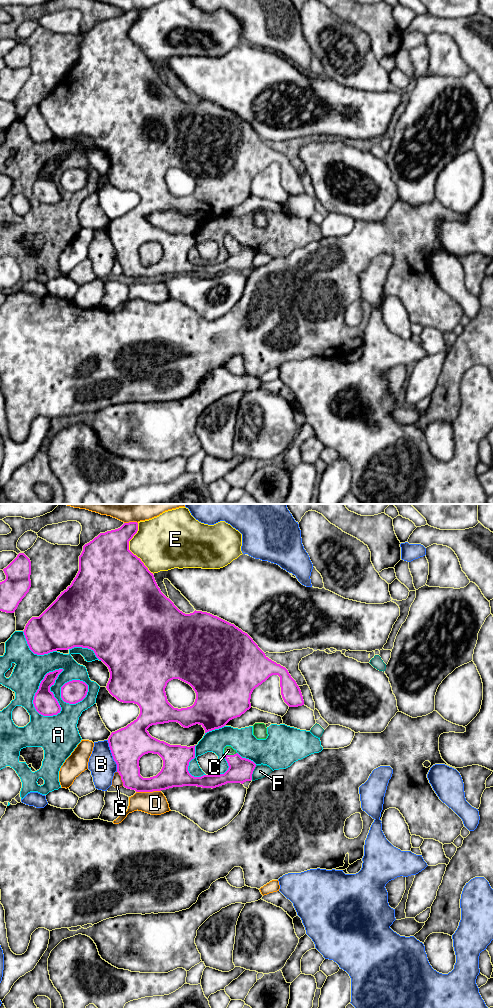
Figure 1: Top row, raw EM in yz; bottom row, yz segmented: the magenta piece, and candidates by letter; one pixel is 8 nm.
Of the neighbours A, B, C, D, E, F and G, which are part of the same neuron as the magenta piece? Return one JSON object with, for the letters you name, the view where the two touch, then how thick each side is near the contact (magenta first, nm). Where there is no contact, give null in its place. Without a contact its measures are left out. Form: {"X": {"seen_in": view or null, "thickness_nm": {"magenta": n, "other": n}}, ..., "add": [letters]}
{"C": {"seen_in": "yz", "thickness_nm": {"magenta": 200, "other": 80}}, "add": ["C"]}

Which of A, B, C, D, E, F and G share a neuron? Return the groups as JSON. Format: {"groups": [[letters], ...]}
{"groups": [["A"], ["B"], ["C"], ["D"], ["E"], ["F"], ["G"]]}

